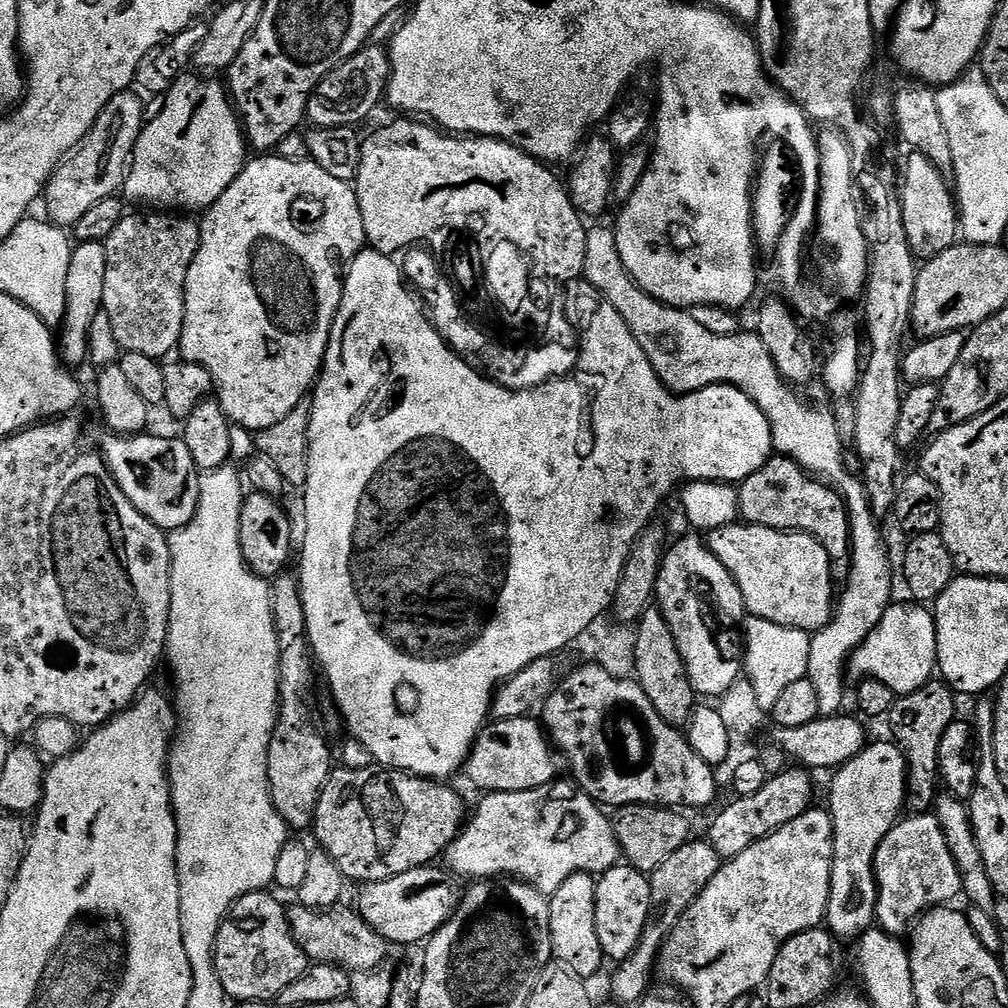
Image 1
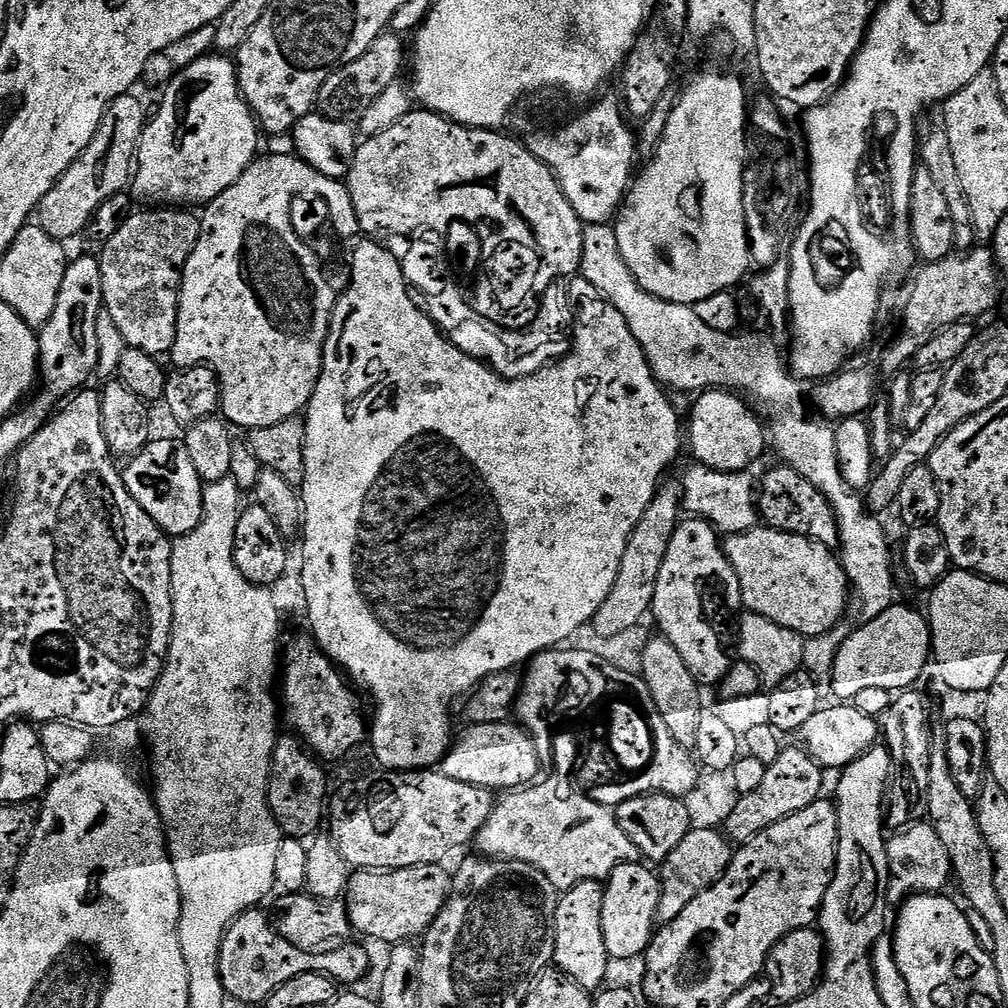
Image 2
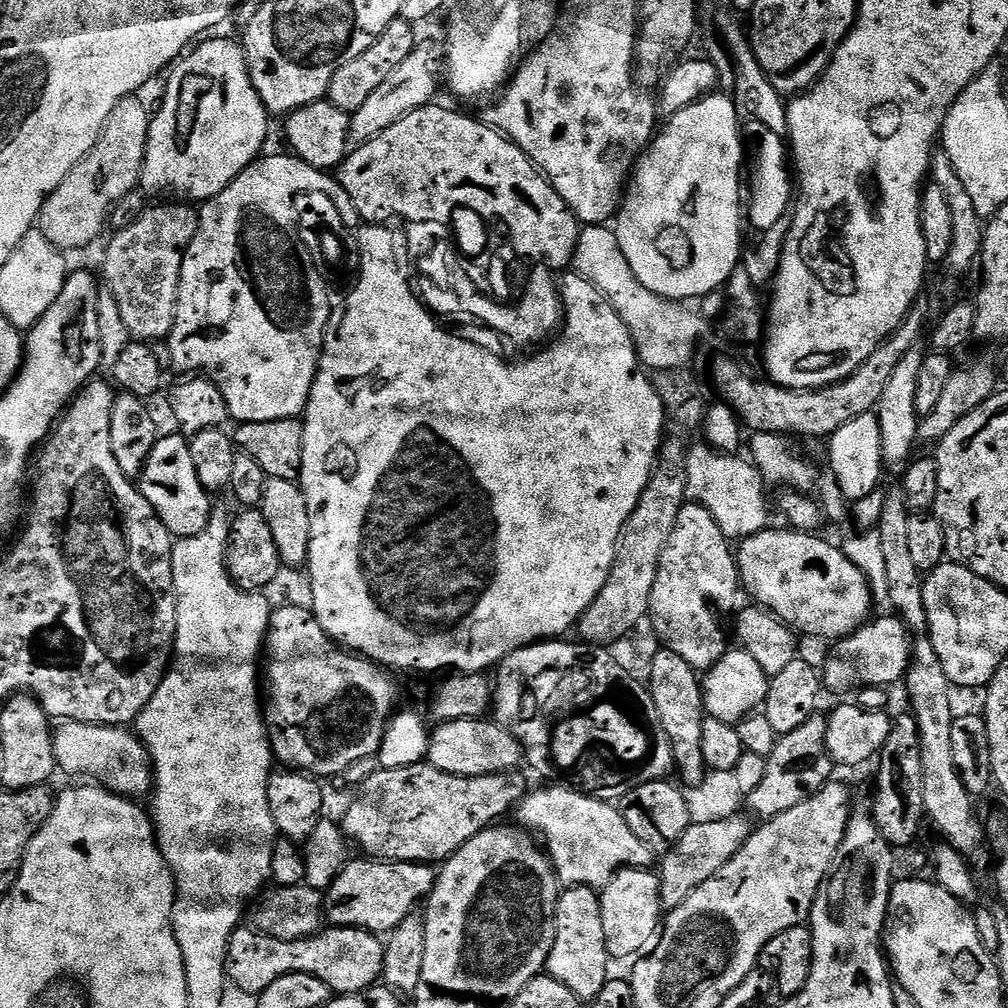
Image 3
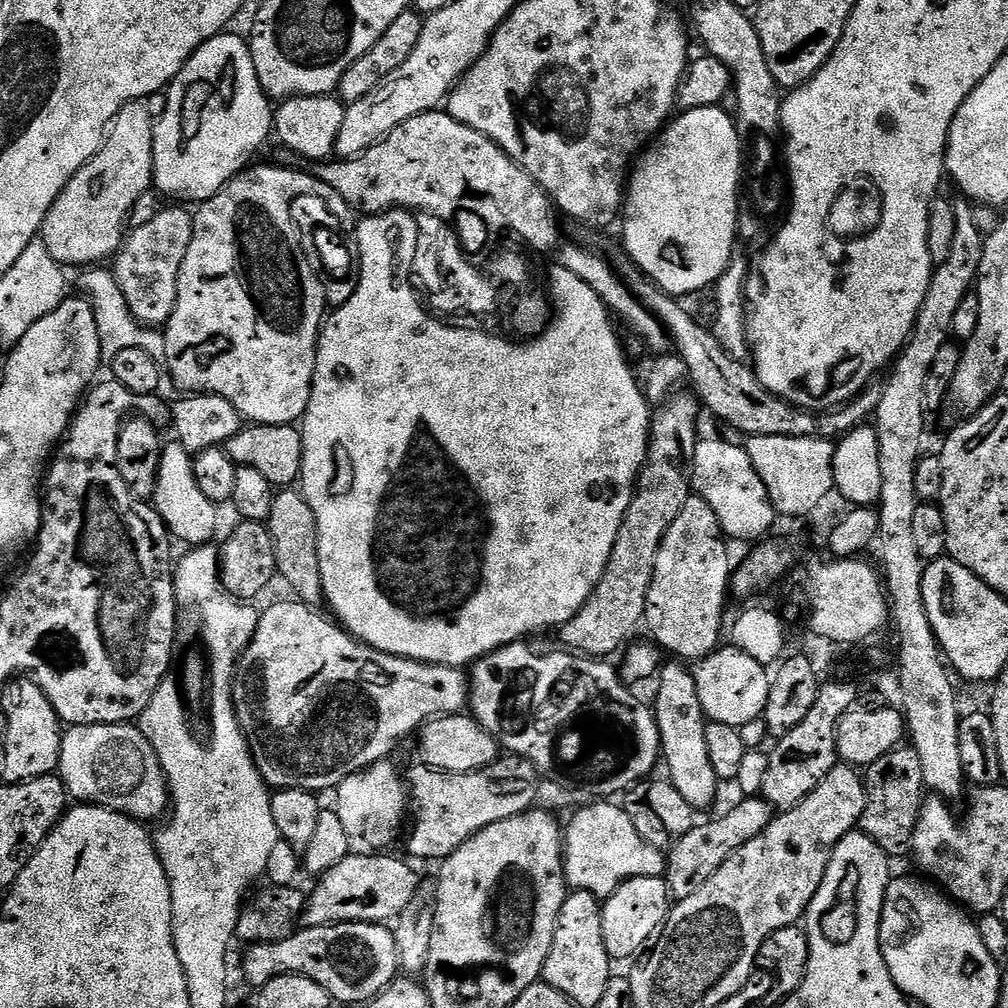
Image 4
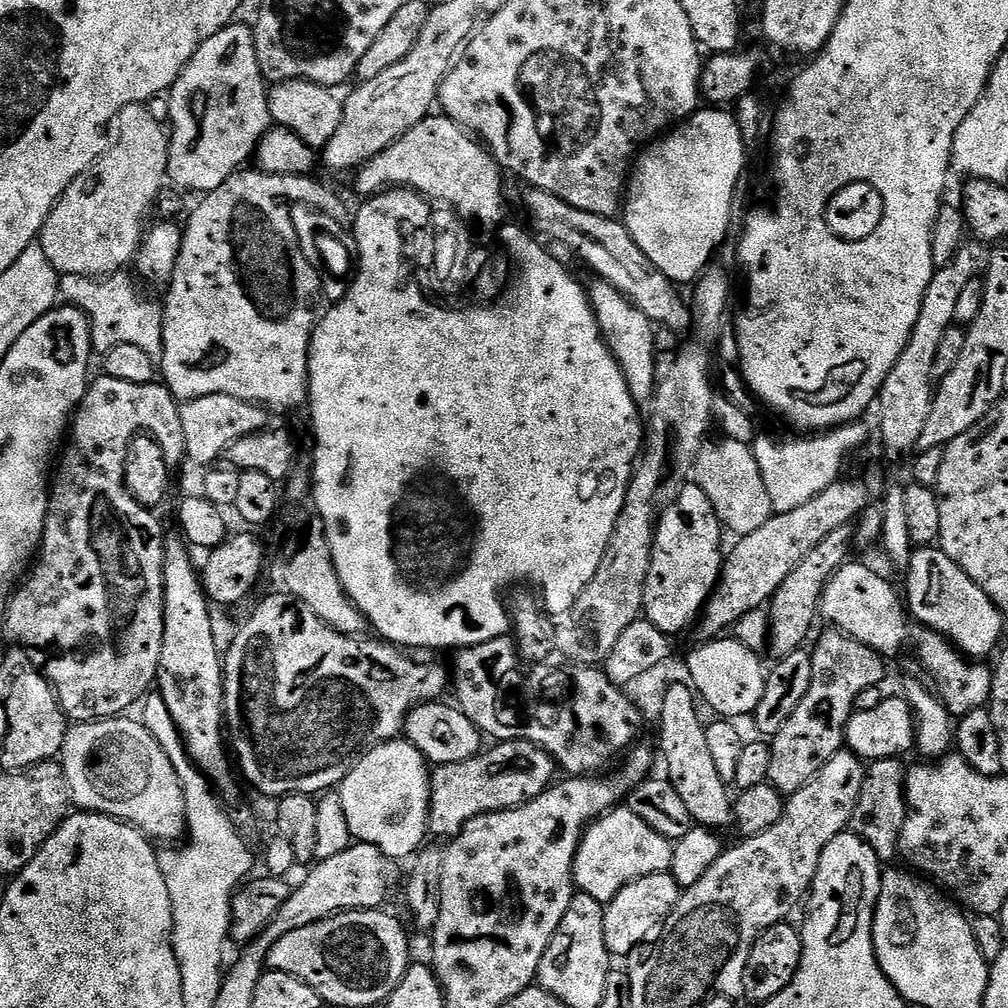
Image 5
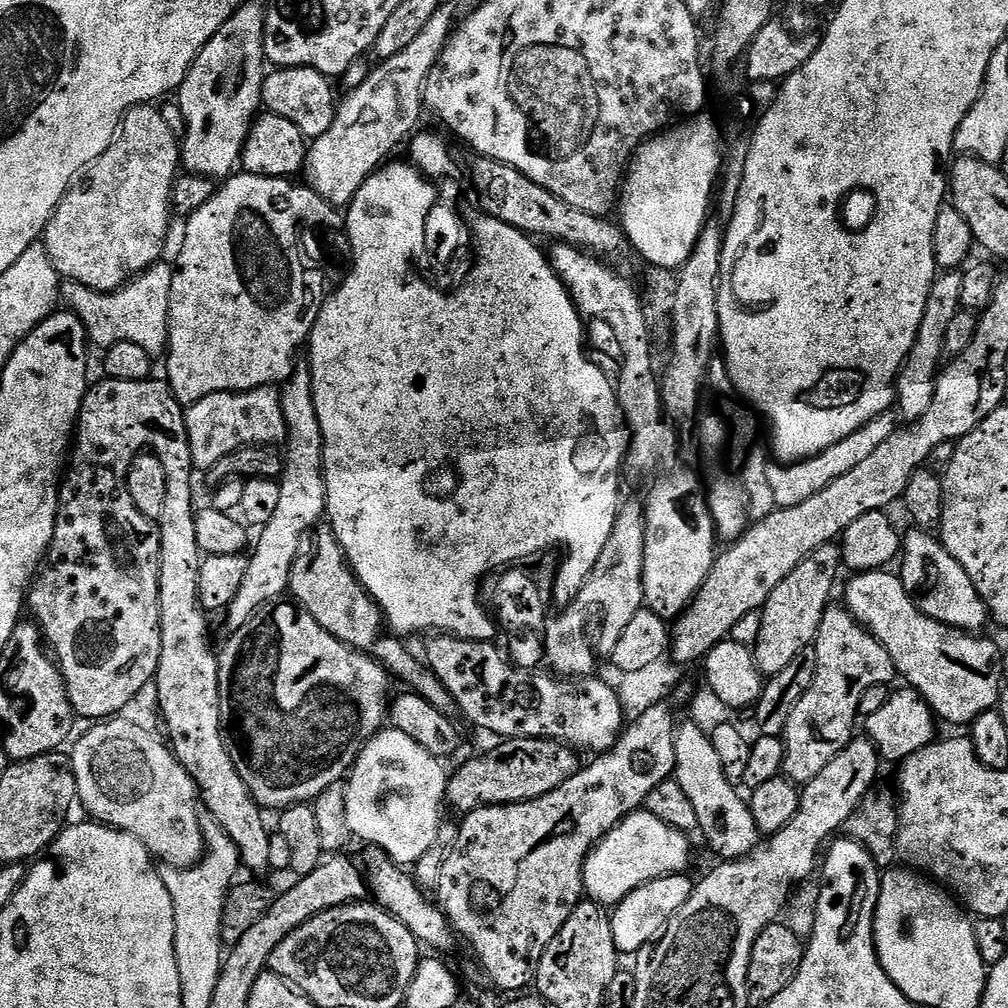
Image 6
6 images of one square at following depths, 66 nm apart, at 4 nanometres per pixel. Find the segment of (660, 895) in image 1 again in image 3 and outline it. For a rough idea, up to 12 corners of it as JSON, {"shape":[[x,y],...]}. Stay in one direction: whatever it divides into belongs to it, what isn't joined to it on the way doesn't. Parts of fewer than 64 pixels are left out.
{"shape":[[747,815],[690,825],[658,868],[665,909],[713,880],[752,835]]}

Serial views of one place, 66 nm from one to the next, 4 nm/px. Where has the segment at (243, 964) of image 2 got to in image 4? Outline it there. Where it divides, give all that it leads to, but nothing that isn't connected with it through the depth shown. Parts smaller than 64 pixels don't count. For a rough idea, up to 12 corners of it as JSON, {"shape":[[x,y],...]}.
{"shape":[[301,927],[244,960],[254,986],[309,976],[358,1006],[397,979],[391,927]]}

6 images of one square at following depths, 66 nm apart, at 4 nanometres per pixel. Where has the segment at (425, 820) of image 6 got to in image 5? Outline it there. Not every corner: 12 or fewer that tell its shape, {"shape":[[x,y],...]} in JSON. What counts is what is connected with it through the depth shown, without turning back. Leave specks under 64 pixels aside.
{"shape":[[407,739],[339,785],[355,841],[393,861],[425,845],[431,773]]}

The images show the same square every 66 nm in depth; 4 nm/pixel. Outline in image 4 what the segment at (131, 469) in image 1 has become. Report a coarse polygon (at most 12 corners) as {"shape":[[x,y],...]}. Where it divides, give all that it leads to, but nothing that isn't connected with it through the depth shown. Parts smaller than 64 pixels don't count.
{"shape":[[165,443],[154,497],[177,541],[209,543],[217,505],[198,490],[193,457]]}

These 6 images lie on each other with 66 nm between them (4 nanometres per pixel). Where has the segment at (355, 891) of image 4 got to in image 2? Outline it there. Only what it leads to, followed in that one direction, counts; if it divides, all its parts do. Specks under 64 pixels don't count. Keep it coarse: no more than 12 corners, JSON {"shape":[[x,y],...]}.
{"shape":[[444,864],[356,870],[353,929],[385,946],[423,937],[452,893]]}

